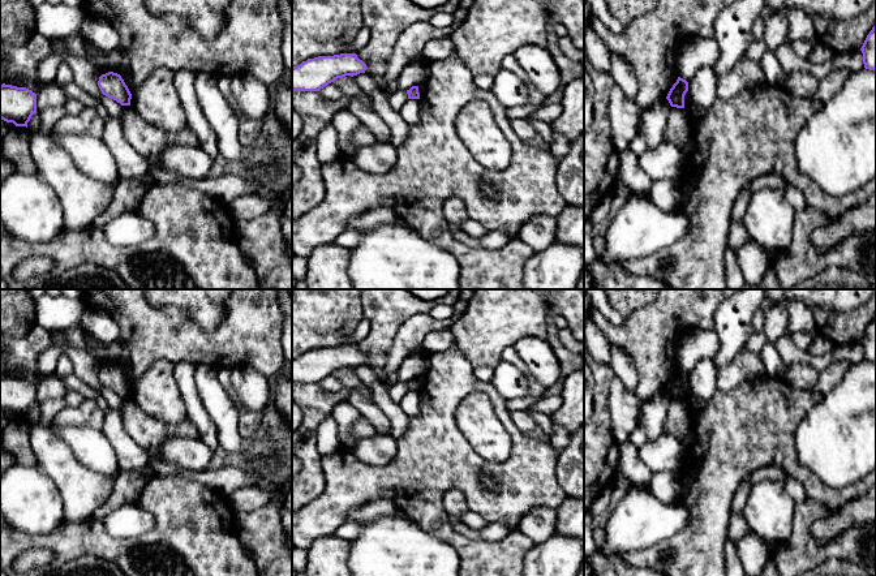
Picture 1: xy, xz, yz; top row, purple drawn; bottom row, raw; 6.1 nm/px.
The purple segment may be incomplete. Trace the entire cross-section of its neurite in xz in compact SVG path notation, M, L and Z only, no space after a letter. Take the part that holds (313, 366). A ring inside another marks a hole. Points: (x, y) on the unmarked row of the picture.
M356 345L318 348L292 358L292 383L319 383L345 367L365 365L366 356Z

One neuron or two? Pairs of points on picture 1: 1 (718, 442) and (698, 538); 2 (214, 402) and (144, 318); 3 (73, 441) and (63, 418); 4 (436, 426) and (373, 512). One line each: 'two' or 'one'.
1: one
2: two
3: two
4: two

